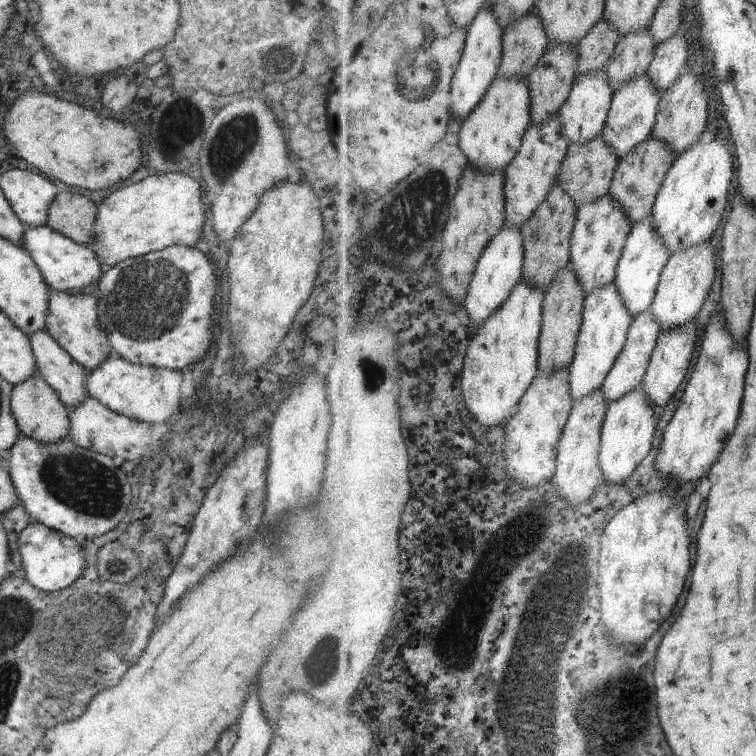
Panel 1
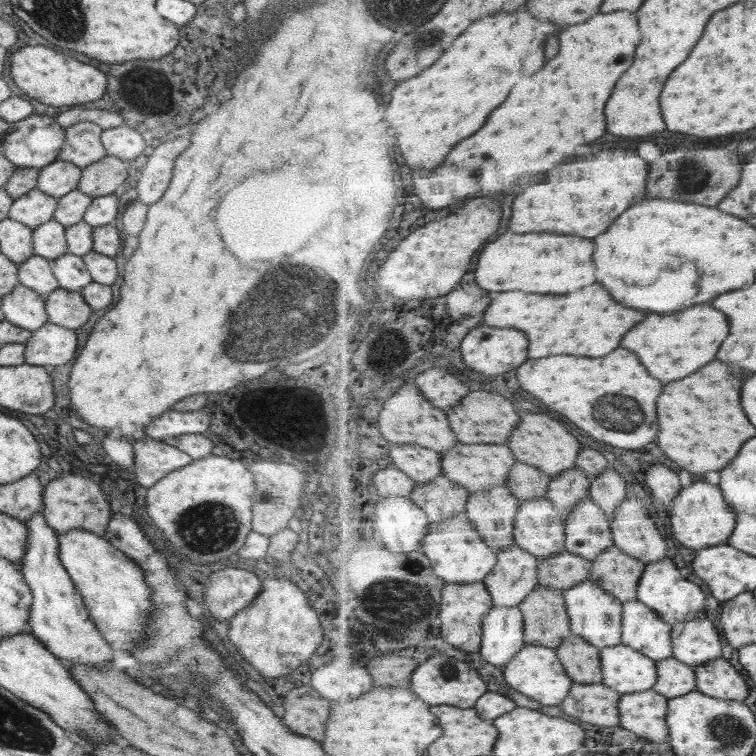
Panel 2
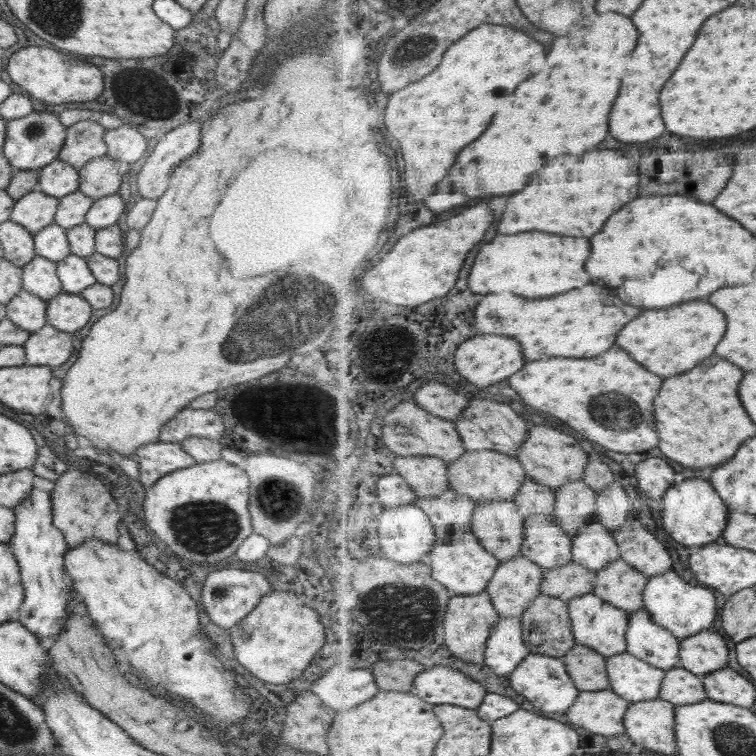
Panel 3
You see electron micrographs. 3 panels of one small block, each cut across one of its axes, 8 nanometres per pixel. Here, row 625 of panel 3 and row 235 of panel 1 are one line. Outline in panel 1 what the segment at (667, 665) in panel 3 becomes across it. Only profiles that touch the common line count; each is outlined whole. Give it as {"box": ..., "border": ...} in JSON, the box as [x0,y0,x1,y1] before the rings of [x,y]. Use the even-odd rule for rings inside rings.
{"box":[616,214,673,314],"border":[[[654,214],[648,216],[646,220],[635,224],[628,238],[627,248],[624,249],[622,260],[617,269],[616,284],[624,296],[624,302],[631,308],[632,314],[644,314],[652,308],[659,286],[663,277],[664,269],[667,268],[668,261],[671,260],[673,252],[668,246],[667,239],[659,232],[656,226]]]}

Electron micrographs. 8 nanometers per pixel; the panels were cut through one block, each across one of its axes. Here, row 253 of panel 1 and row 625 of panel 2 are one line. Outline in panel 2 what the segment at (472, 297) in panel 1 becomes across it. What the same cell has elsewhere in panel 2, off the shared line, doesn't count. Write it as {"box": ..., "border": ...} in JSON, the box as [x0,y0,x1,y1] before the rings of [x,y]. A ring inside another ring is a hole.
{"box":[483,606,527,669],"border":[[[494,606],[484,618],[483,659],[504,669],[527,646],[526,620],[518,606]]]}

